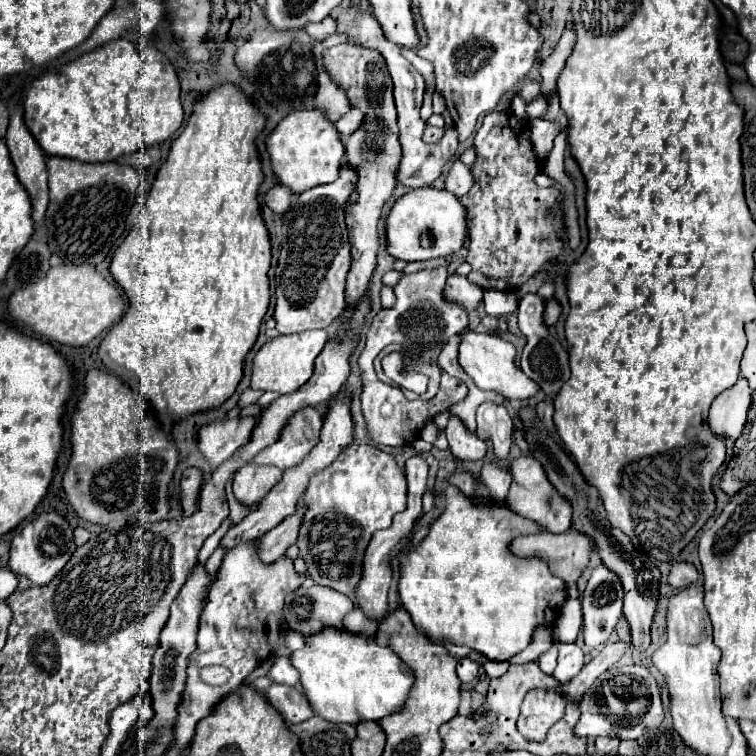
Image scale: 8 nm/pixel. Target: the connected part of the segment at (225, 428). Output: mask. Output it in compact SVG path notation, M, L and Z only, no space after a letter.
M254 417L244 419L224 419L210 423L200 429L198 449L212 469L218 469L230 455L234 455L246 441L250 441L252 429L256 425Z

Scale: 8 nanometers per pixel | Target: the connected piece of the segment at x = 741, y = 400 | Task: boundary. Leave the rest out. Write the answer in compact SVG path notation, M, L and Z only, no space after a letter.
M744 377L738 379L738 383L718 395L710 407L708 413L708 427L716 437L724 439L738 439L744 423L746 423L746 413L750 409L750 387Z

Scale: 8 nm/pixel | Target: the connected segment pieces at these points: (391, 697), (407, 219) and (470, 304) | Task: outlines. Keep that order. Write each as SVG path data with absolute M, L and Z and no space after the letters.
M324 627L320 633L306 637L306 645L290 655L290 663L300 673L312 711L332 723L356 725L358 721L378 721L392 715L400 711L414 685L414 673L394 651L334 627Z
M424 187L396 199L386 219L386 251L402 261L426 261L460 251L466 241L466 207L446 189Z
M456 273L448 277L444 295L446 295L446 299L450 299L450 303L458 303L466 311L478 309L482 303L482 289L478 285L470 283L466 277L456 275Z

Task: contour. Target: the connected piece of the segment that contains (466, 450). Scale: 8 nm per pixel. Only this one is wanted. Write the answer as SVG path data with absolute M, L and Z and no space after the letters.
M450 417L446 437L450 443L450 451L458 461L478 461L486 457L486 441L482 441L476 433L470 433L460 419Z

